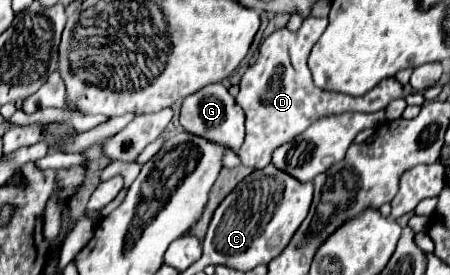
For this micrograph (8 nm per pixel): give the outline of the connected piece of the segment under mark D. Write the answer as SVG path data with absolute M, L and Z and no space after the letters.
M309 16L297 32L281 28L263 40L259 48L257 62L247 68L241 78L241 90L237 94L239 106L245 110L247 136L239 150L239 158L249 168L265 168L271 162L271 152L283 142L301 134L315 120L341 112L377 112L383 110L391 100L401 98L401 84L395 78L387 78L375 86L373 92L353 98L347 94L319 90L311 80L311 70L307 68L307 58L313 44L327 28L327 18Z

